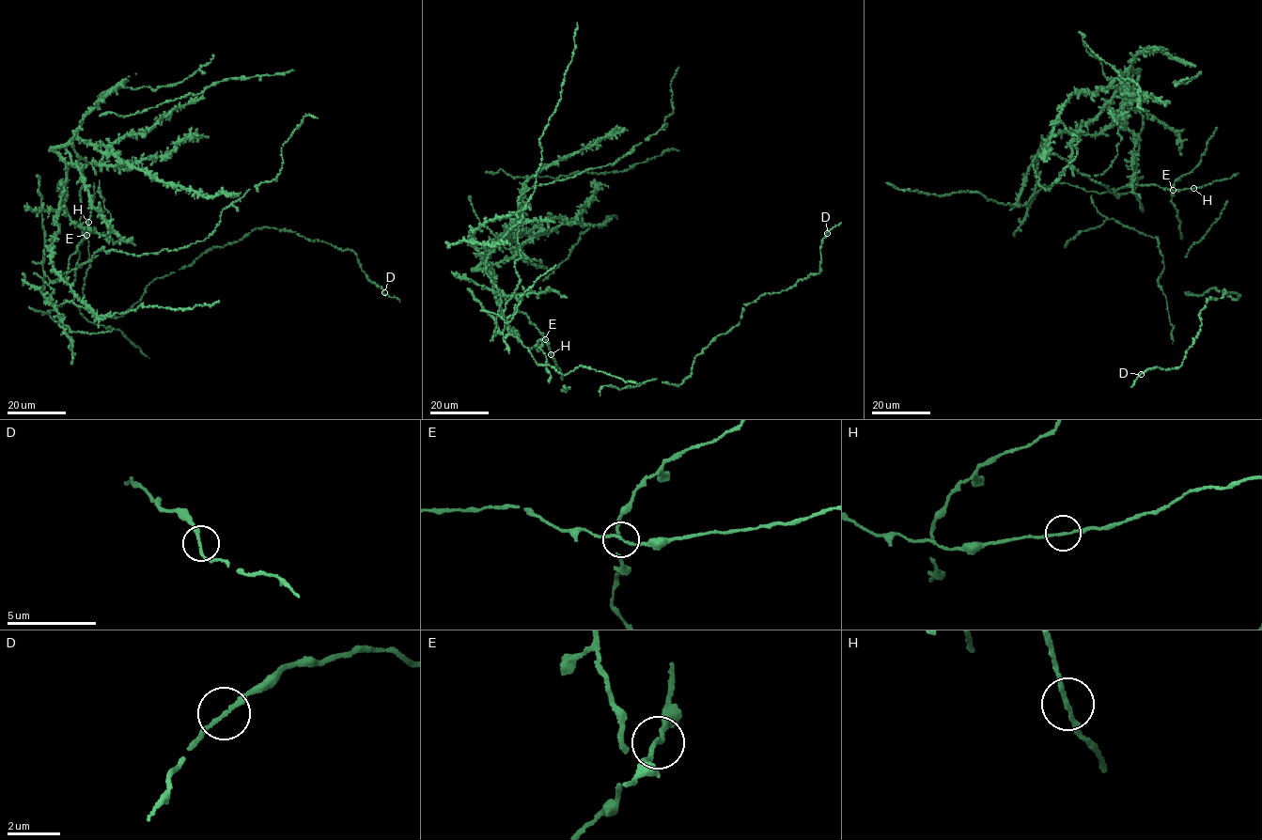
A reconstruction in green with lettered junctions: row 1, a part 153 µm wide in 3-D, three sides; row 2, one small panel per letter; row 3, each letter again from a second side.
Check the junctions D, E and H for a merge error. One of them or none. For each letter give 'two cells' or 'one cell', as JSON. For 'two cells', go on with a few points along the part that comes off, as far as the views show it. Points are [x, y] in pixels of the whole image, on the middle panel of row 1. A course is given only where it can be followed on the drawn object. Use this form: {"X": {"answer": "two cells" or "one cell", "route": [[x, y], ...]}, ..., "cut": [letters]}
{"D": {"answer": "one cell"}, "E": {"answer": "one cell"}, "H": {"answer": "one cell"}, "cut": []}

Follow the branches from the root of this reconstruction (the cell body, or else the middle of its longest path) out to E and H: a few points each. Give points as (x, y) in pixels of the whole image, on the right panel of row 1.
E: (1065, 183), (1086, 192), (1121, 194), (1118, 197), (1114, 191), (1131, 183), (1172, 190)
H: (1065, 183), (1086, 192), (1121, 194), (1118, 197), (1114, 191), (1131, 183), (1175, 190), (1193, 188)

